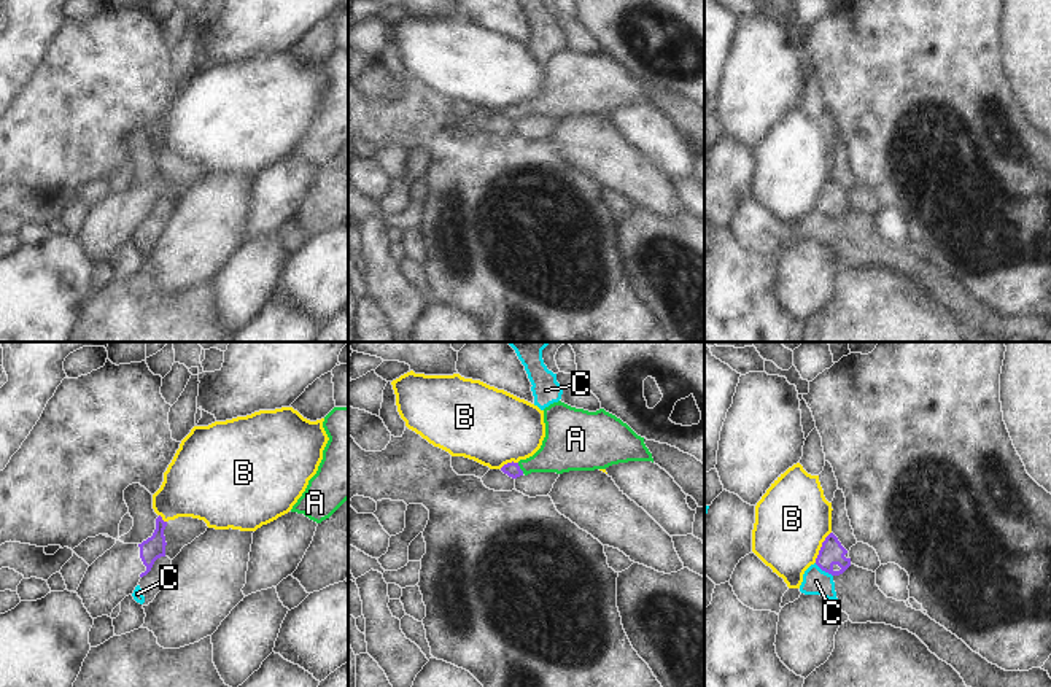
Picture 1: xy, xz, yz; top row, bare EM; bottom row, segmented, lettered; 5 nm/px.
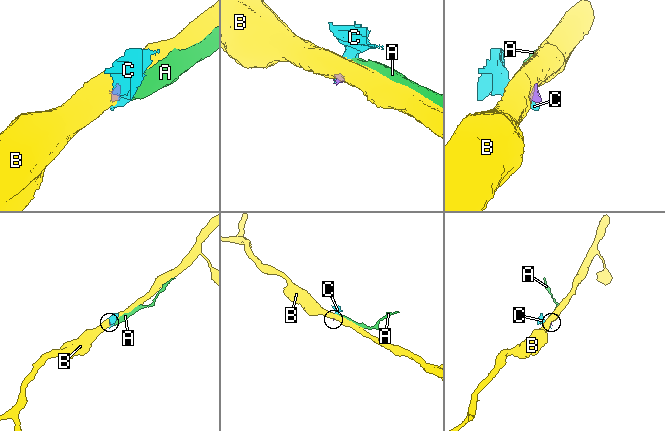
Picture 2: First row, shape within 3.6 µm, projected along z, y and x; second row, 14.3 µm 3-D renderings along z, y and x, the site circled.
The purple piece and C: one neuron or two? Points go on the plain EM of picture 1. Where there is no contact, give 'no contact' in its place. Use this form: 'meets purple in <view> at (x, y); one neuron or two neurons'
meets purple in yz at (824, 213); two neurons

